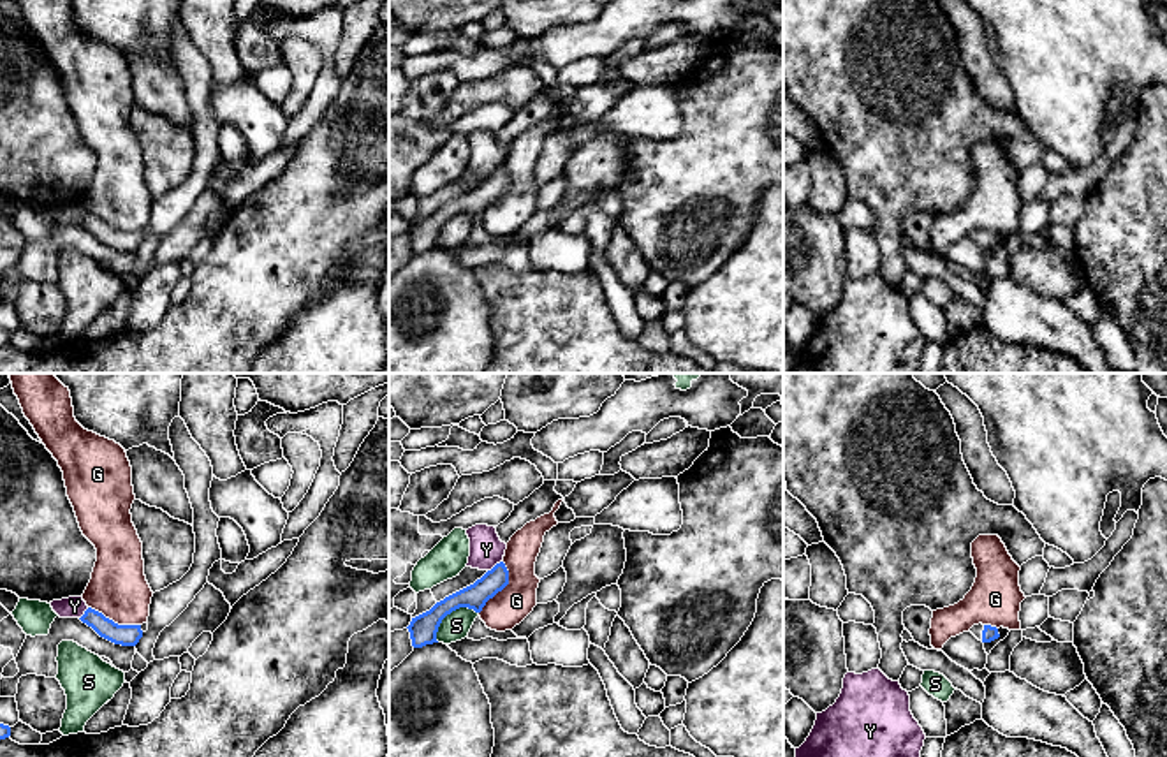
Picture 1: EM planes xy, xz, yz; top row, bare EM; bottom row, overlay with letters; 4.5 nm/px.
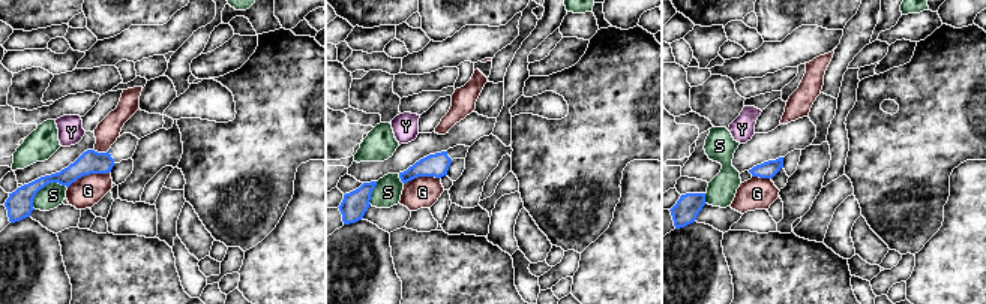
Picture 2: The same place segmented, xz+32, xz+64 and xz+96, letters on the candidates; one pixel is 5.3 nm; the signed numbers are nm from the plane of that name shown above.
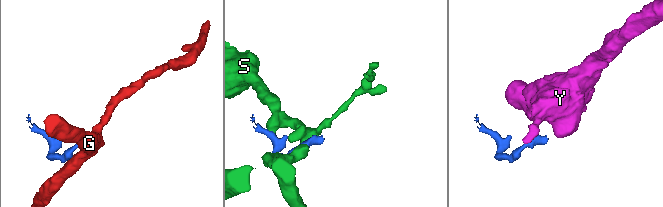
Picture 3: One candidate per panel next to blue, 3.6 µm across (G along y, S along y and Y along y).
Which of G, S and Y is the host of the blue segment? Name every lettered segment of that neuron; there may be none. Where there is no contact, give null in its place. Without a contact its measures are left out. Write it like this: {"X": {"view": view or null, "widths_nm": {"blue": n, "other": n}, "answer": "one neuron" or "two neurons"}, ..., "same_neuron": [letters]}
{"G": {"view": "xz", "widths_nm": {"blue": 120, "other": 170}, "answer": "two neurons"}, "S": {"view": "xz", "widths_nm": {"blue": 130, "other": 130}, "answer": "two neurons"}, "Y": {"view": "xz", "widths_nm": {"blue": 120, "other": 160}, "answer": "two neurons"}, "same_neuron": []}

